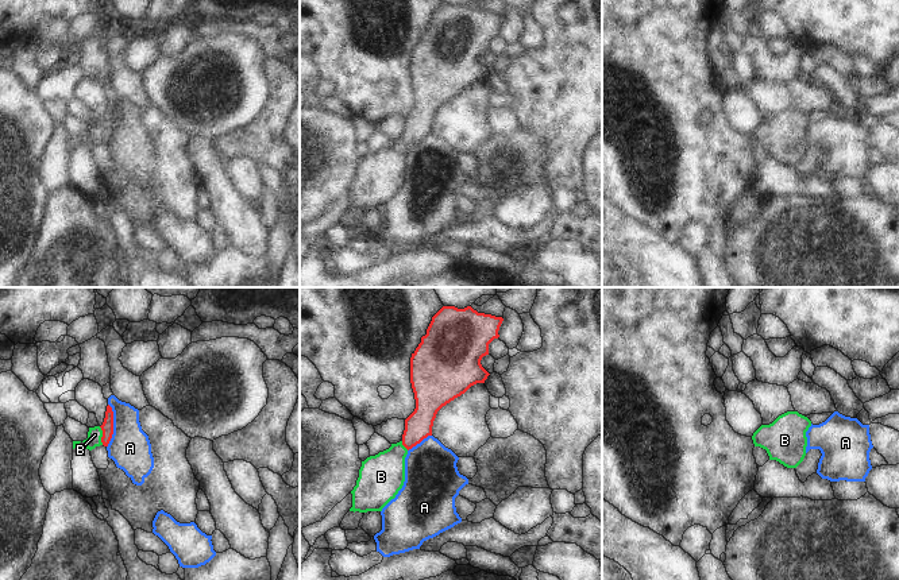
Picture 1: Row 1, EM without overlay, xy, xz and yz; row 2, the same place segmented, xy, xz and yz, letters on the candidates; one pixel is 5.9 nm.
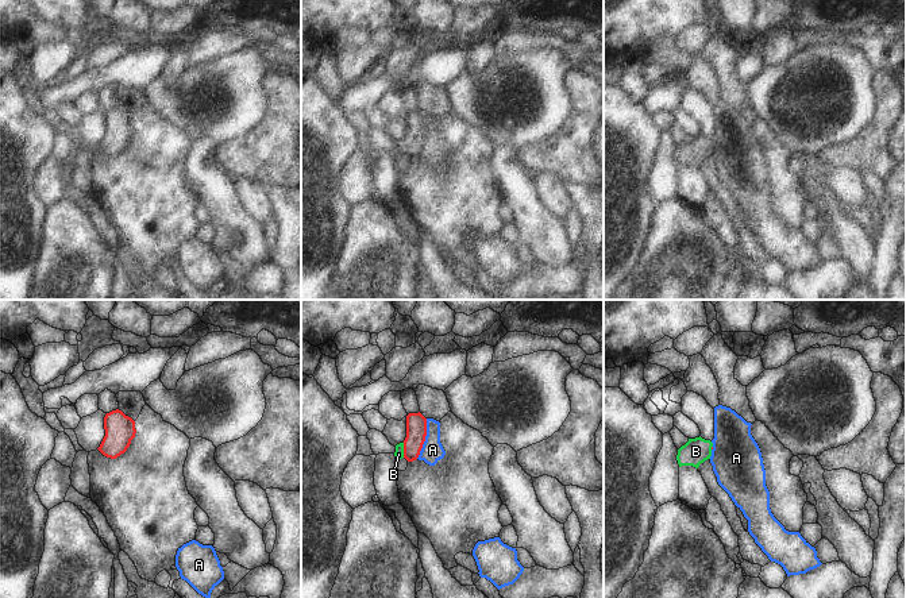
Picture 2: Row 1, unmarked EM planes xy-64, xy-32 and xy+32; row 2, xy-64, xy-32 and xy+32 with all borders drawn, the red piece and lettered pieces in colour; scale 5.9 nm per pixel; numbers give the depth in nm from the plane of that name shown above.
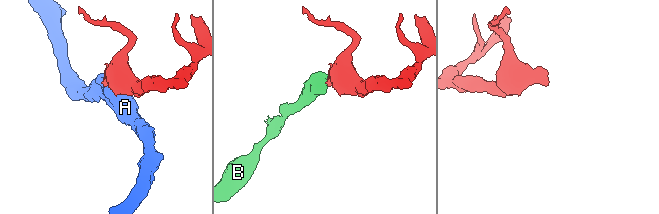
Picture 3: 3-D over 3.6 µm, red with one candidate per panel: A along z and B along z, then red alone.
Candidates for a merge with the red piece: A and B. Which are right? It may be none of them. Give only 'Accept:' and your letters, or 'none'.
Accept: B

